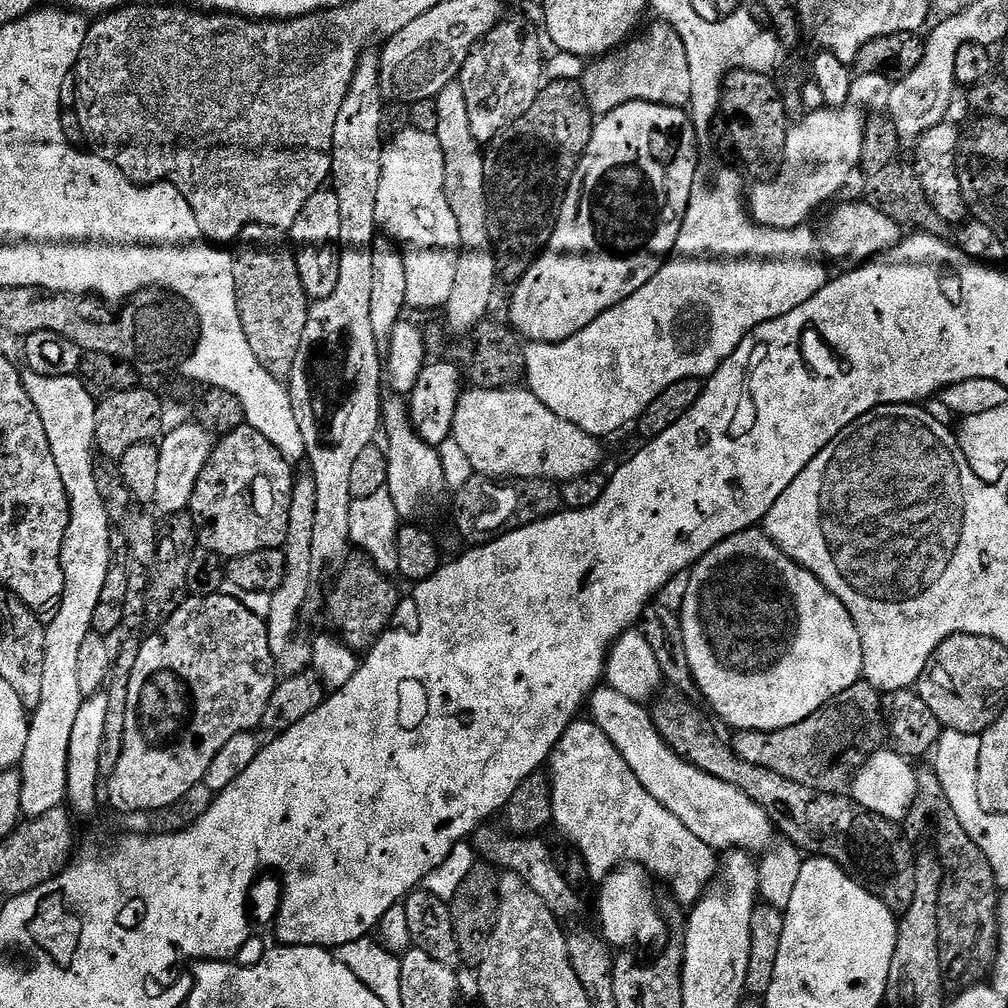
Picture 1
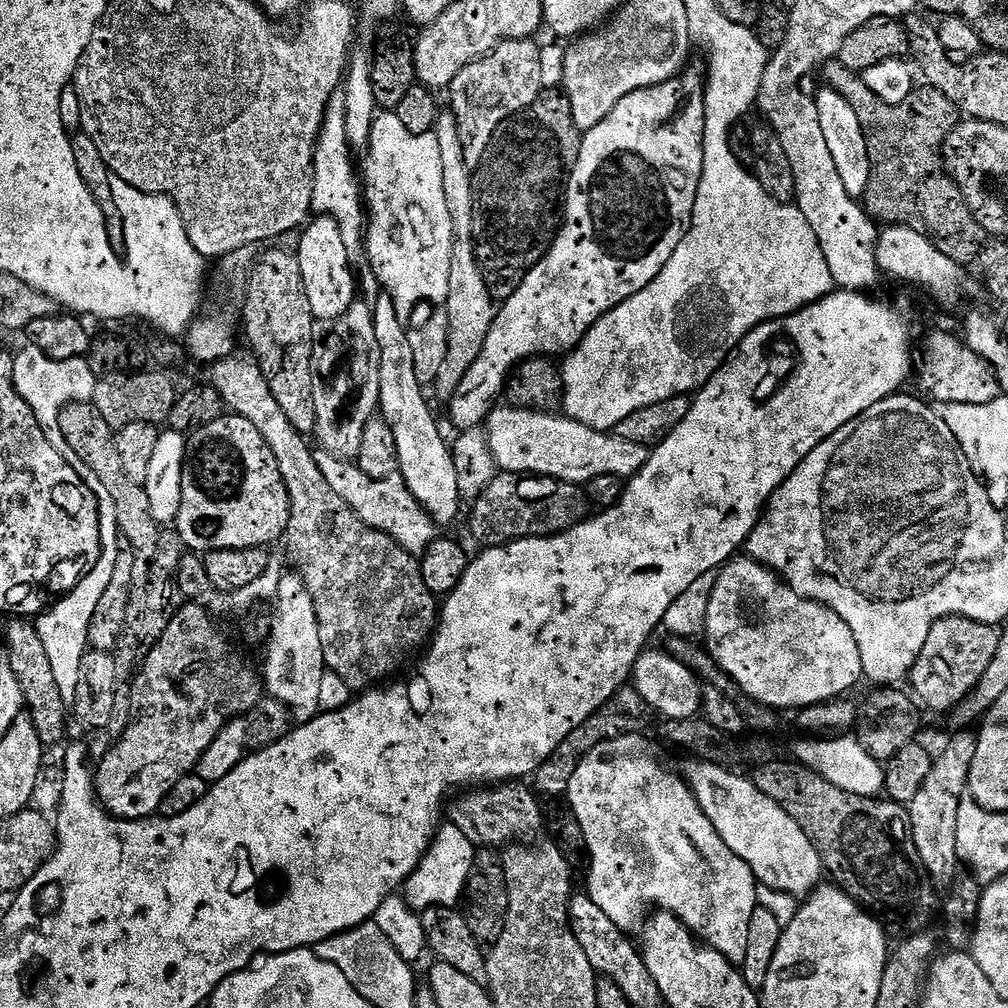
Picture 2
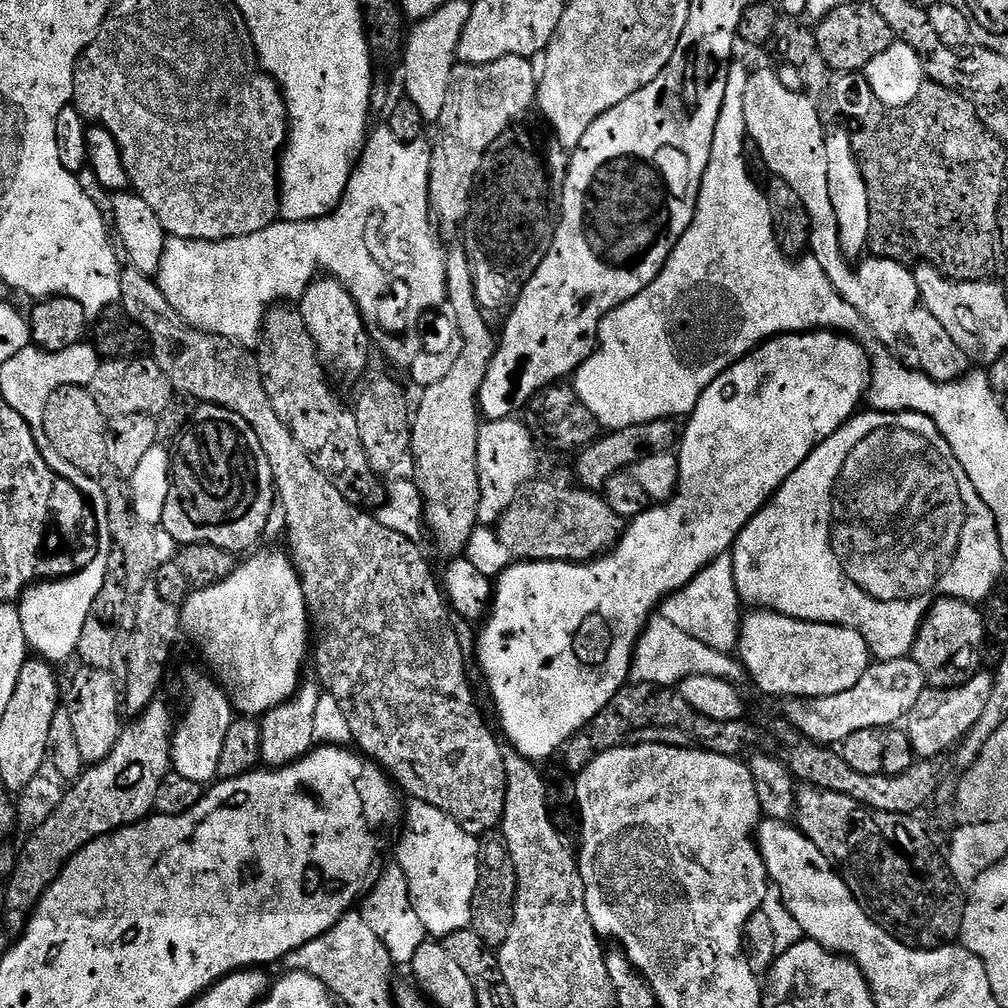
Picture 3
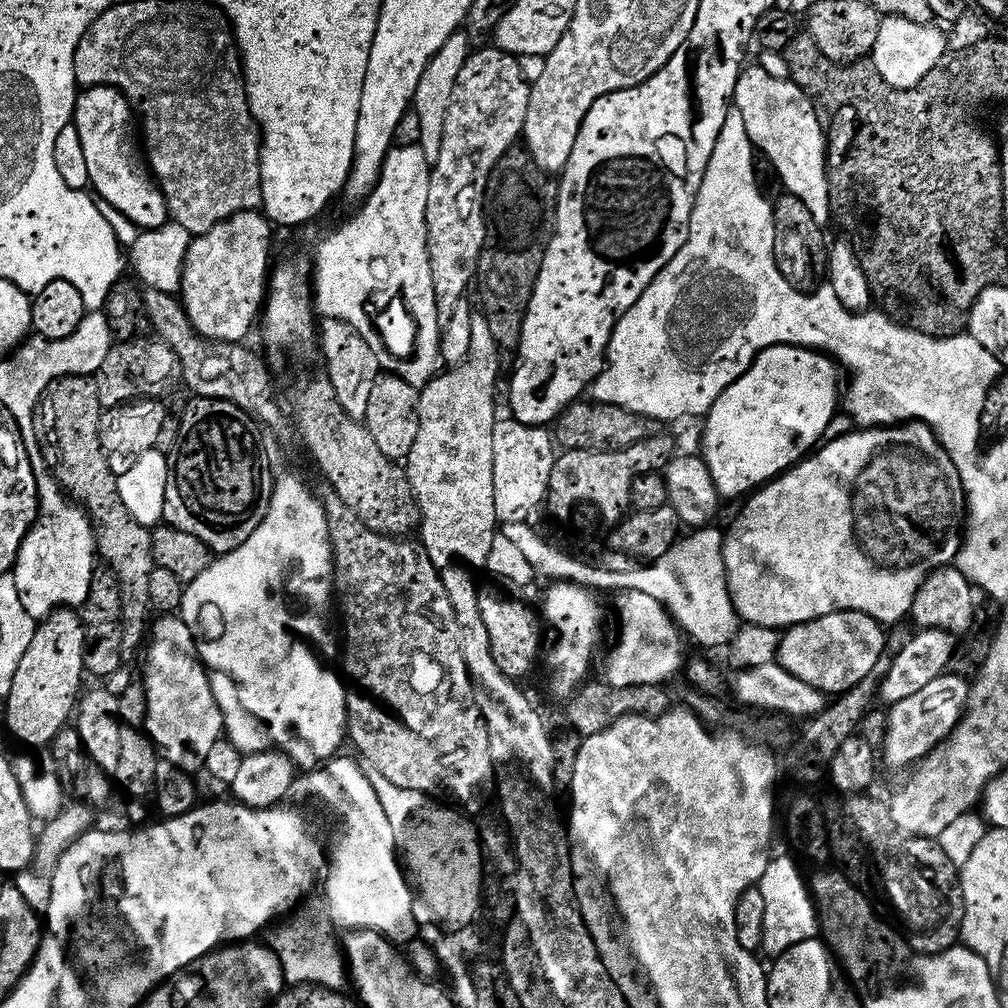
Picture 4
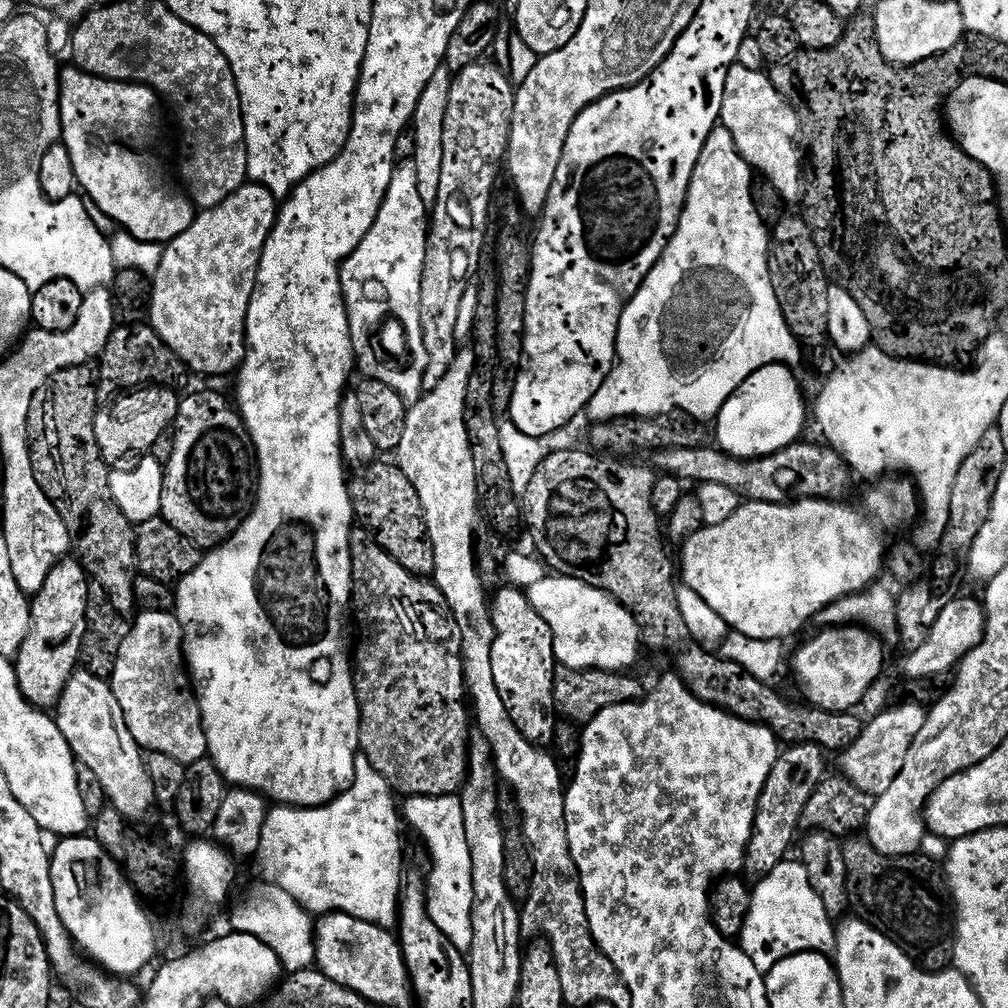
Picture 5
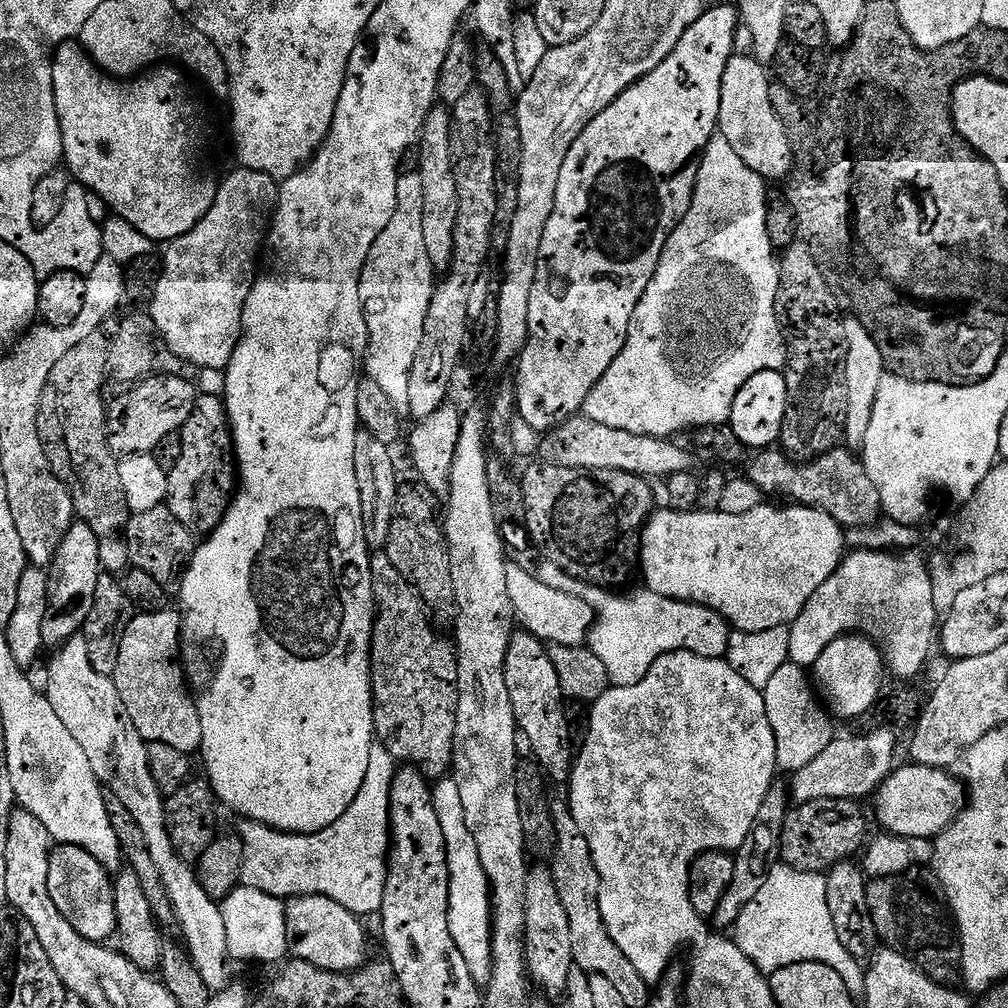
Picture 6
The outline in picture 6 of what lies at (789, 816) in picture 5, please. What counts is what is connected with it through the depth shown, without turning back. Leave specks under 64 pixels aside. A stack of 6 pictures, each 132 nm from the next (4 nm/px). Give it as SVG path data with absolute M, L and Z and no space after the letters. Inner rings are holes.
M780 782L773 783L766 798L762 798L762 806L758 809L758 818L754 818L754 826L750 826L750 834L746 834L746 842L742 842L742 846L737 848L734 853L734 878L730 881L726 894L722 896L722 902L718 902L718 910L714 917L717 929L731 929L735 925L736 919L742 914L742 910L746 906L750 906L750 902L754 902L758 890L762 890L762 886L766 886L766 878L770 874L772 865L777 863L780 854L782 830L789 811L789 789L785 785L783 788Z

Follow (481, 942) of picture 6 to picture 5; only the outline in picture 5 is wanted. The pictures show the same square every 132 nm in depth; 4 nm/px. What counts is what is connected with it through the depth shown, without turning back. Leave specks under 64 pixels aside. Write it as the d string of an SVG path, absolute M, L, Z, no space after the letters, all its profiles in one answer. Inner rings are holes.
M414 796L403 801L402 816L407 827L409 824L428 843L428 852L432 855L432 873L426 879L426 895L428 912L431 913L433 922L459 952L471 953L474 942L474 886L464 815L454 807L453 797Z

